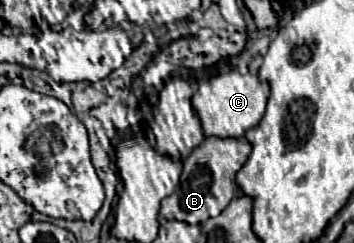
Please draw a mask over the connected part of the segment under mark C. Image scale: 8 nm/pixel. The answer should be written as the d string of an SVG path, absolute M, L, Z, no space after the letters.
M230 70L226 74L202 82L198 92L192 96L192 106L202 122L202 130L206 136L240 138L244 136L246 130L258 126L266 110L266 100L268 100L268 84L260 82L252 74L242 76L236 70Z

